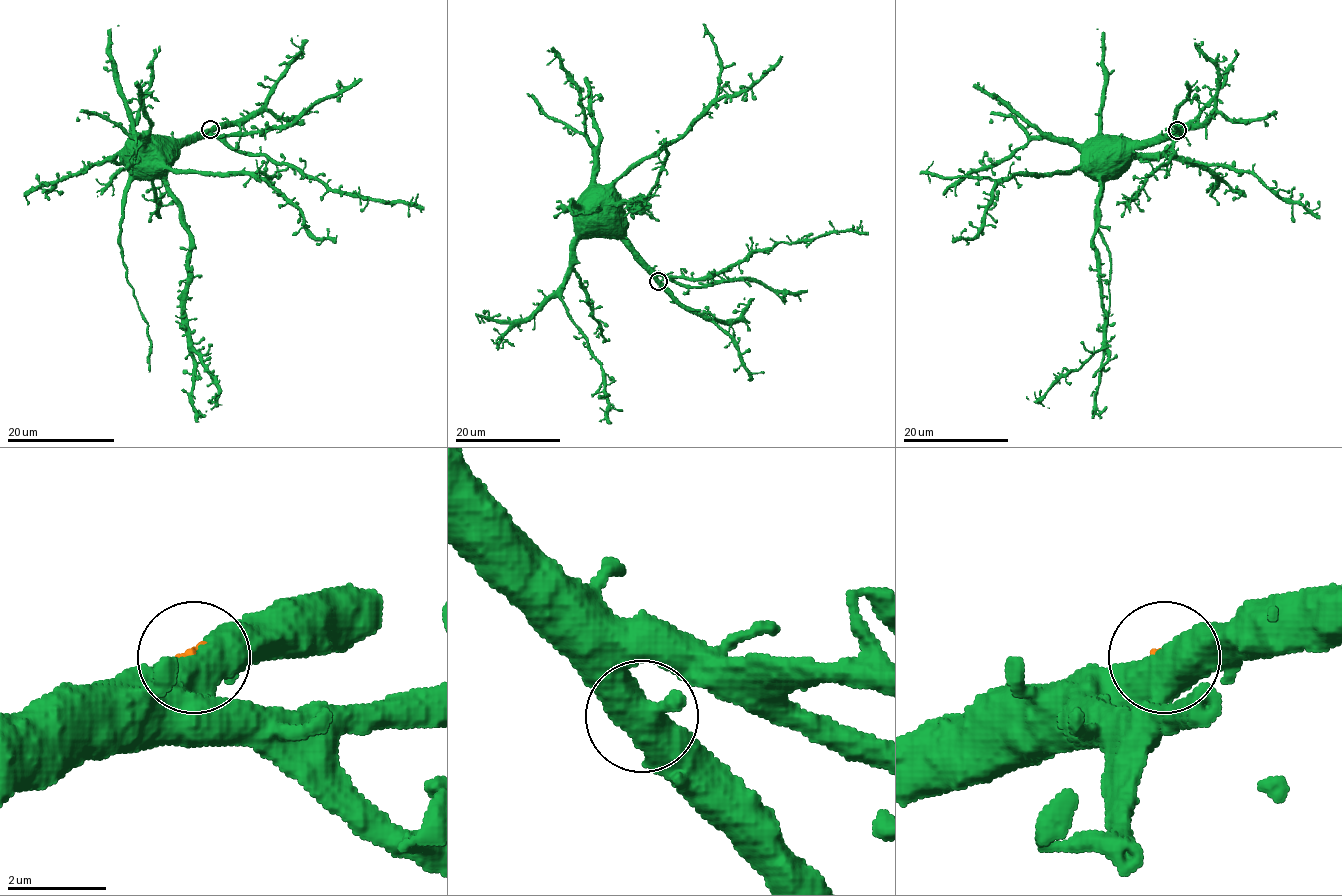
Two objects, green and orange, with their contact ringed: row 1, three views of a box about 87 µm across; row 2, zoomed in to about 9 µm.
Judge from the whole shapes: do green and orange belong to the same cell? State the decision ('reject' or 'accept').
reject

